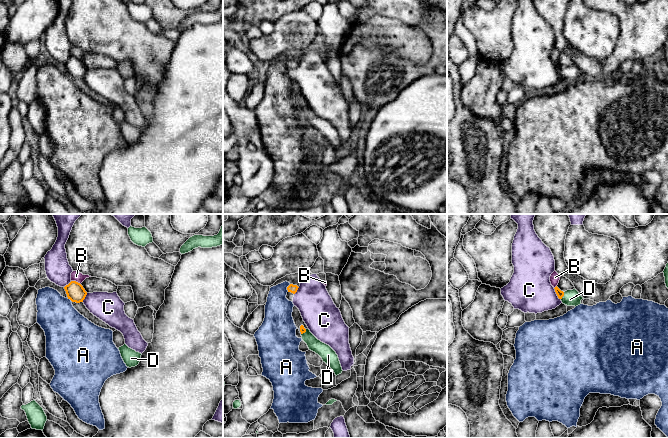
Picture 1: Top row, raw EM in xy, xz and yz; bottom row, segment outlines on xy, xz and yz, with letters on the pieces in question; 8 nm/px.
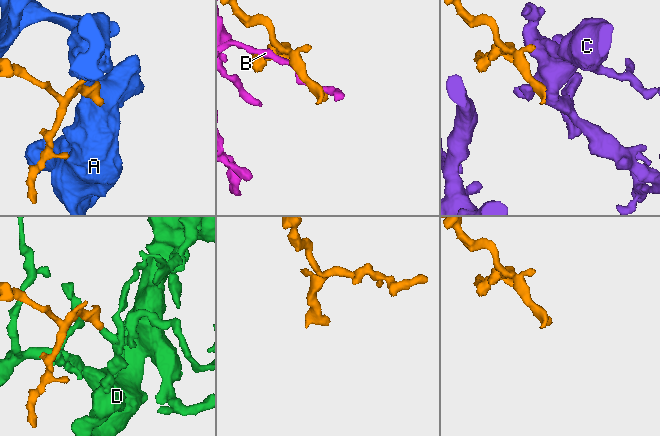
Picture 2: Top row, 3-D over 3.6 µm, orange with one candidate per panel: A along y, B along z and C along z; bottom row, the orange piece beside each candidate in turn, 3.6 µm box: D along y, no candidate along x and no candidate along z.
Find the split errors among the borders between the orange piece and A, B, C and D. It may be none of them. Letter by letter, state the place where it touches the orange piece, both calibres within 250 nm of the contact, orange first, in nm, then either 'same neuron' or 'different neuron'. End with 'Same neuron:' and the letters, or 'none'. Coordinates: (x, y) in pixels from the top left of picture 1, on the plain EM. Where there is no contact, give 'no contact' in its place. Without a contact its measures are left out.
A: xz (287, 64) | 70/220 nm | different neuron
B: xy (75, 57) | 150/80 nm | different neuron
C: yz (556, 69) | 60/360 nm | different neuron
D: yz (563, 71) | 60/130 nm | same neuron
Same neuron: D

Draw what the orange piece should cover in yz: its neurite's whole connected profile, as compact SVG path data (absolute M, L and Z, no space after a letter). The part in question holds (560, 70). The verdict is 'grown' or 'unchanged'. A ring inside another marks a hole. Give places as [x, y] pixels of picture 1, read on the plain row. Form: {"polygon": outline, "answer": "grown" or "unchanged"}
{"polygon": "M557 62L554 64L558 74L563 80L567 82L578 82L581 80L581 76L584 75L581 70L576 66L561 67Z", "answer": "grown"}

